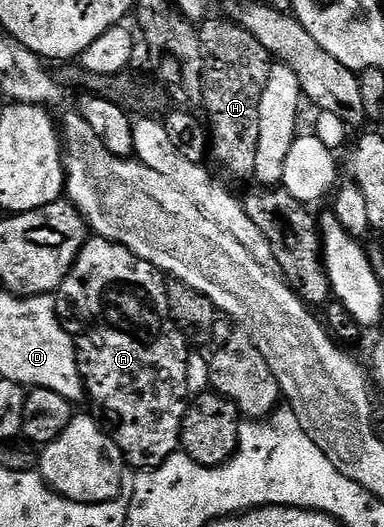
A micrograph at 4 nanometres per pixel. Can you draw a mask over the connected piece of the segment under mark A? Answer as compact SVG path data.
M93 235L84 244L54 299L56 313L76 344L87 399L104 411L107 431L118 450L122 450L125 461L131 467L133 464L133 469L157 468L180 448L180 431L190 403L186 386L190 345L172 320L165 277L160 269L138 258L126 246Z

